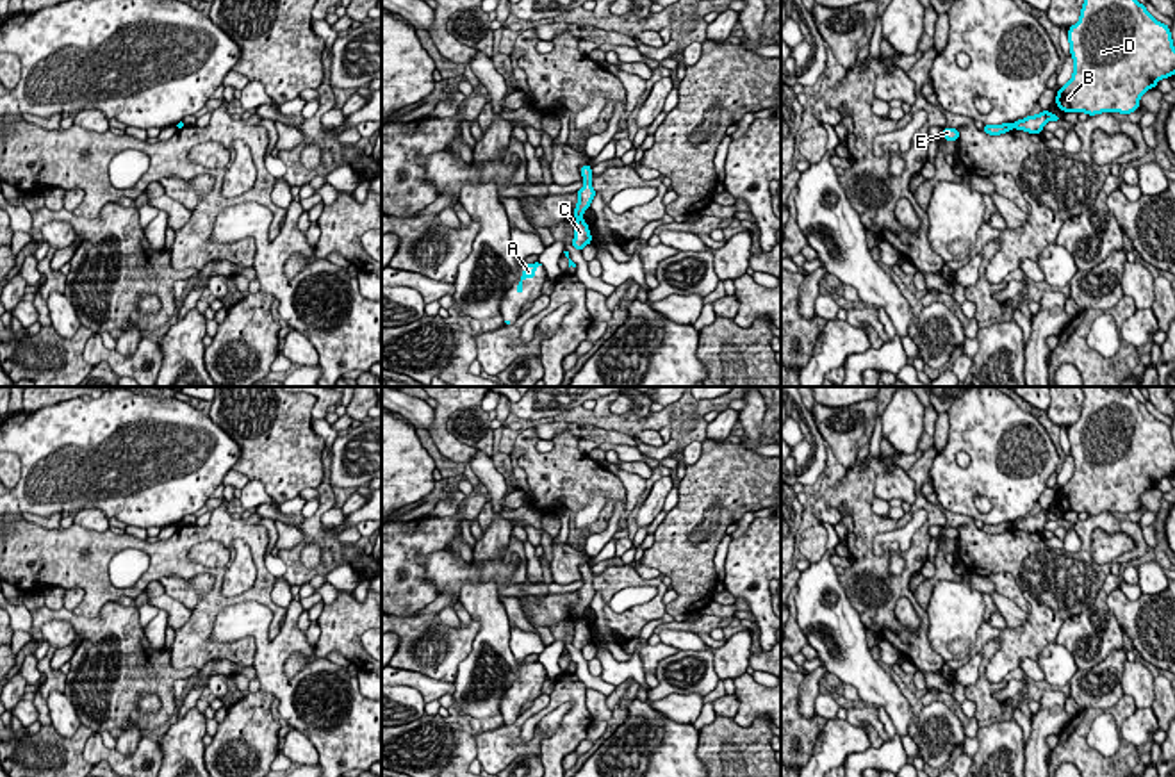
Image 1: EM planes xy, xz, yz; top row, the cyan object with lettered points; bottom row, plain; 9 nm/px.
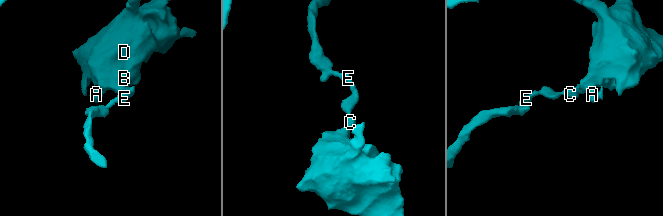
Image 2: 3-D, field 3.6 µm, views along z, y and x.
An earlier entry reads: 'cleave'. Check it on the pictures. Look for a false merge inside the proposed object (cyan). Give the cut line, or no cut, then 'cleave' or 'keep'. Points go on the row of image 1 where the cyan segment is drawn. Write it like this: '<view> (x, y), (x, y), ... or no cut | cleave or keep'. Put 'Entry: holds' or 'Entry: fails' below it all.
xz (576, 218), (582, 220) | cleave
Entry: holds

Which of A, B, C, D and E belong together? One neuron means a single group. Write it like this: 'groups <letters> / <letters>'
groups A B C D / E

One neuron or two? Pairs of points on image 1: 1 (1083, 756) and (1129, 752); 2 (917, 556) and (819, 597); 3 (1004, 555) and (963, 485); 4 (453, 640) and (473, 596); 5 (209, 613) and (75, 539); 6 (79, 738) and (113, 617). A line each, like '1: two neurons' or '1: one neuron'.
1: one neuron
2: two neurons
3: two neurons
4: two neurons
5: one neuron
6: two neurons

